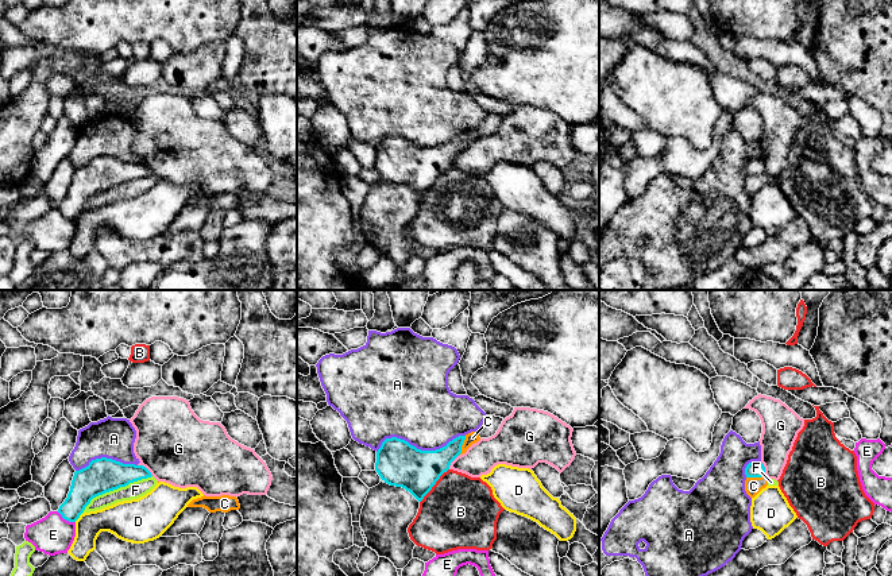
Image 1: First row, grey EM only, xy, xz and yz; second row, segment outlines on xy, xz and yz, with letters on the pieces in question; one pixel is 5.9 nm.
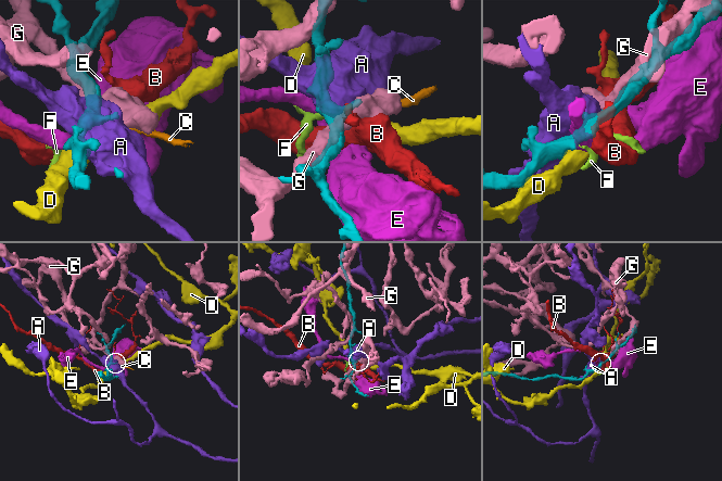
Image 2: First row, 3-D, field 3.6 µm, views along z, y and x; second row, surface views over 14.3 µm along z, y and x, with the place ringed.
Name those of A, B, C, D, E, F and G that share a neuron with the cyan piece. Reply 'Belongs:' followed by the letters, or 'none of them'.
Belongs: none of them

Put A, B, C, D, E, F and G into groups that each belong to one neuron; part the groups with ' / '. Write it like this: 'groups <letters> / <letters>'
groups A / B / C F / D / E / G

